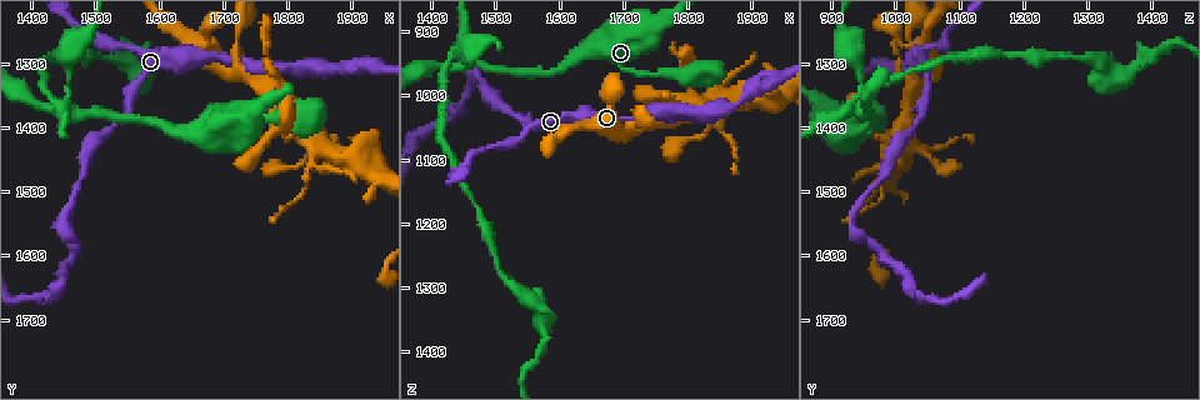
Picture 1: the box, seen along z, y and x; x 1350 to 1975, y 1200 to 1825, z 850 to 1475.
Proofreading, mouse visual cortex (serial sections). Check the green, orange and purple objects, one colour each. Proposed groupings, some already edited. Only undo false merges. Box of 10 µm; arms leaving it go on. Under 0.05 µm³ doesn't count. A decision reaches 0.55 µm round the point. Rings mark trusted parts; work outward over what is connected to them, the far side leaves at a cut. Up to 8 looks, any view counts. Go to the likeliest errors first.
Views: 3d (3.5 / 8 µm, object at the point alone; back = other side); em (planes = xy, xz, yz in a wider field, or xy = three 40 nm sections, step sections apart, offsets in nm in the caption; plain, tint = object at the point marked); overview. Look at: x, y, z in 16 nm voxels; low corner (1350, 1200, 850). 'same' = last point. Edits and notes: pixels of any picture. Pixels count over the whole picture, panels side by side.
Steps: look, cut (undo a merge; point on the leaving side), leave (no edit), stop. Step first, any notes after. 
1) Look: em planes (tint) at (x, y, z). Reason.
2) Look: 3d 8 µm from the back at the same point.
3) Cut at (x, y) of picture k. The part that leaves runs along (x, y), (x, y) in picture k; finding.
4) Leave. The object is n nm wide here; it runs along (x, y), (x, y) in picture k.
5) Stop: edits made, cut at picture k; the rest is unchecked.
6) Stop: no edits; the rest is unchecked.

Look: 3d 3.5 µm from the back at (1455, 1375, 940). A narrow waist.

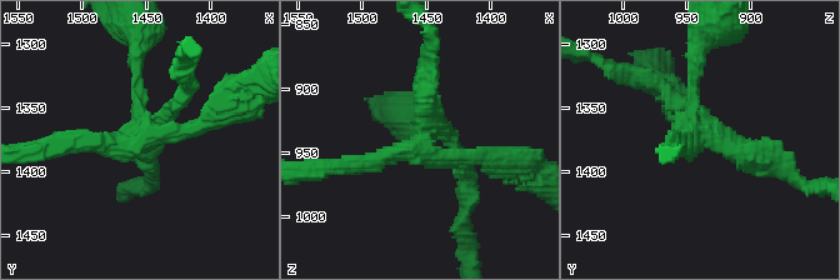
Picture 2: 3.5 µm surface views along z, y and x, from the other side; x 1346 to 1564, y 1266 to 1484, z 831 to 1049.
Look: em xy step 3 (tint) at (1454, 1372, 942).

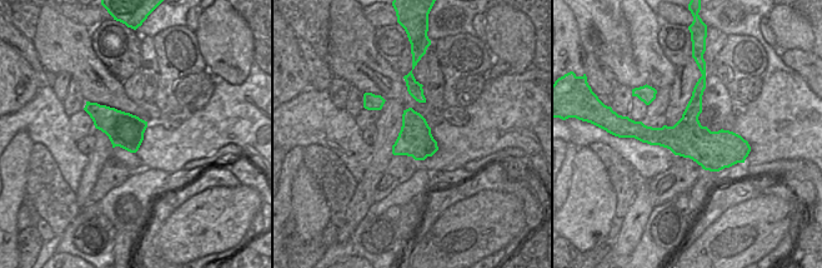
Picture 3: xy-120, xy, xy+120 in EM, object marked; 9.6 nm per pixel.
Look: em xy step 2 (tint) at the same point. Another direction.

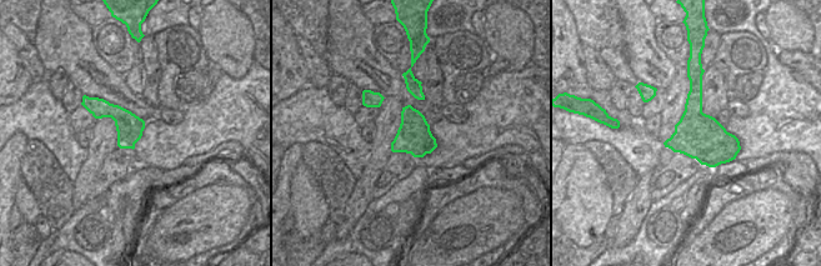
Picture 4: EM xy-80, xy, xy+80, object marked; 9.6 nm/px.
Leave. It runs along (61, 144), (134, 144), (180, 101) in picture 2; one cell here.

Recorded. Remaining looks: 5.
Look: 3d 8 µm at (1455, 1560, 935). Abrupt turn.

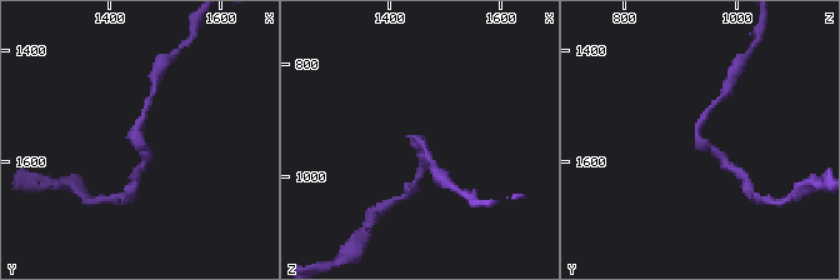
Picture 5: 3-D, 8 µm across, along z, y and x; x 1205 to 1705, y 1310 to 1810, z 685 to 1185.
Look: 3d 3.5 µm at the same point. Closer look.

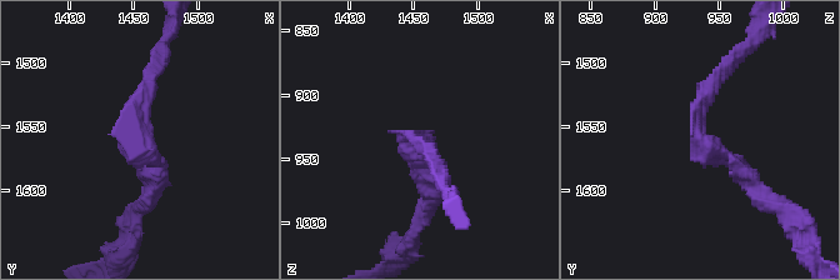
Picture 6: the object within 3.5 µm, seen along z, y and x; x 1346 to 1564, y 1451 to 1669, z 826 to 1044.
Look: em xy step 1 (tint) at (1454, 1558, 932). The arms are 200, 250 nm wide.

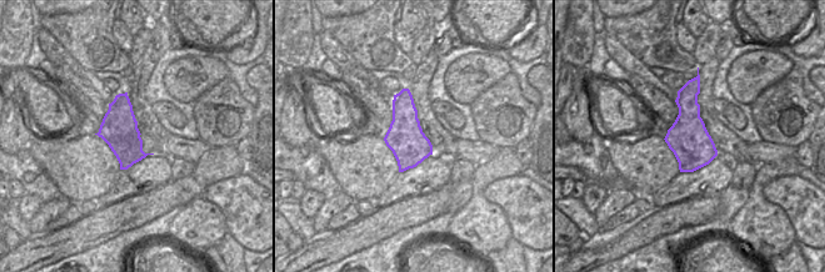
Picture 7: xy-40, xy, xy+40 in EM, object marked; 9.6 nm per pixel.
Leave. It runs along (726, 69), (701, 103), (698, 141), (755, 188) in picture 6; all the same cell.

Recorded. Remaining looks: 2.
Look: 3d 3.5 µm from the back at (1560, 1305, 1325). Sharp bend.

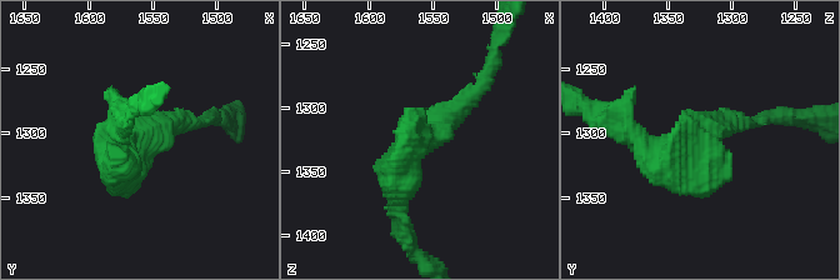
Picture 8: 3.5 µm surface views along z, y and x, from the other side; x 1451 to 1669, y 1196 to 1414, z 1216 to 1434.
Look: em xy step 1 (tint) at (1562, 1304, 1326). Now the EM.

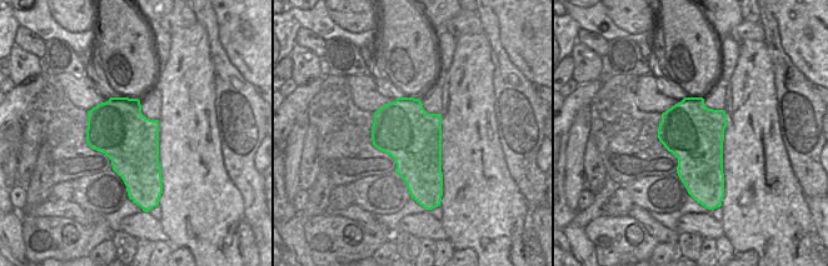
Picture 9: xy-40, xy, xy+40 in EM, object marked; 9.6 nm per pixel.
Leave. All the same cell.

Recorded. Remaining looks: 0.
Stop: no edits; the rest is unchecked.

